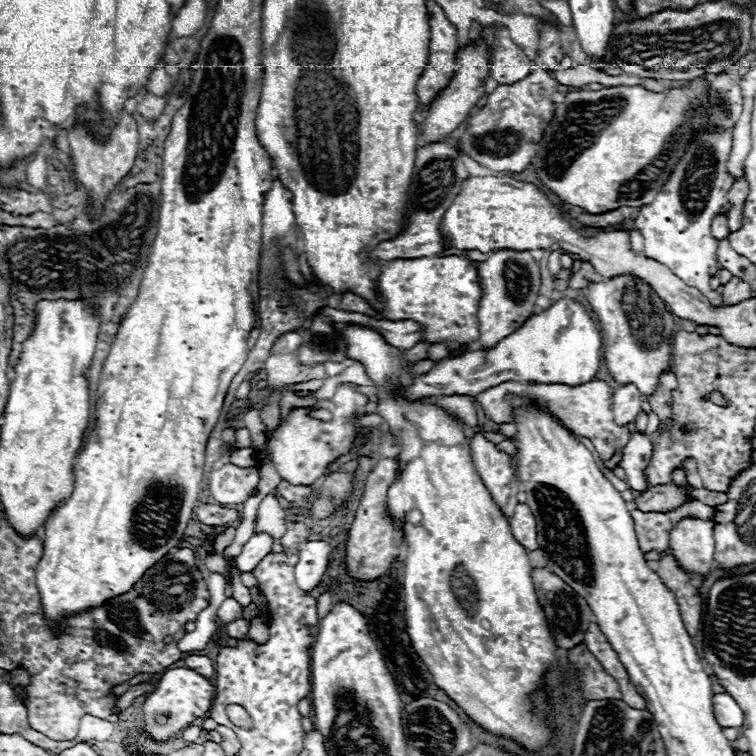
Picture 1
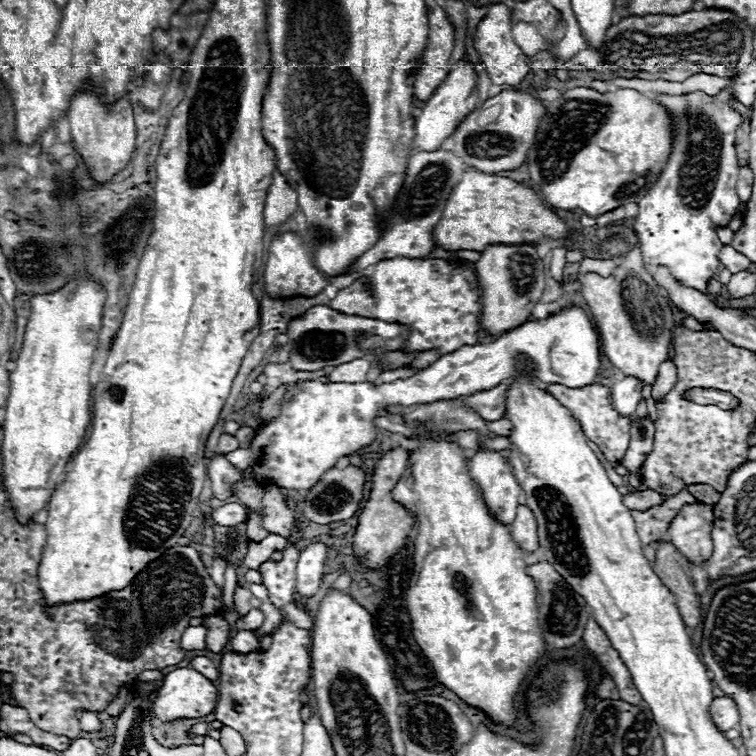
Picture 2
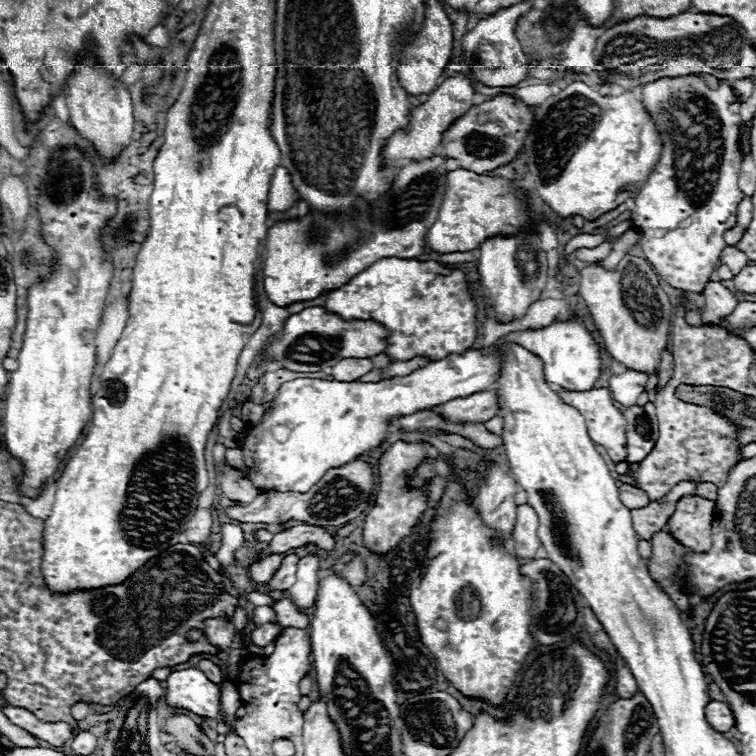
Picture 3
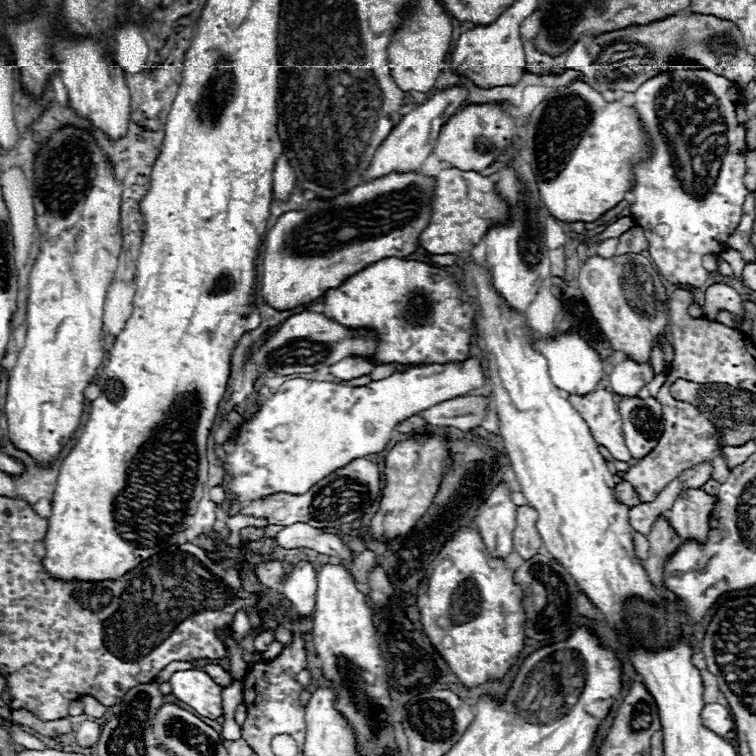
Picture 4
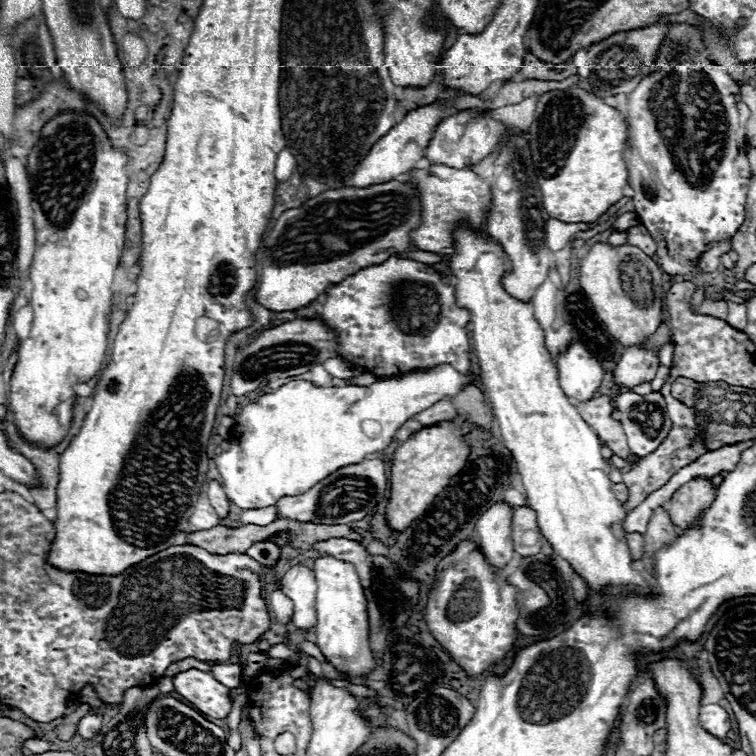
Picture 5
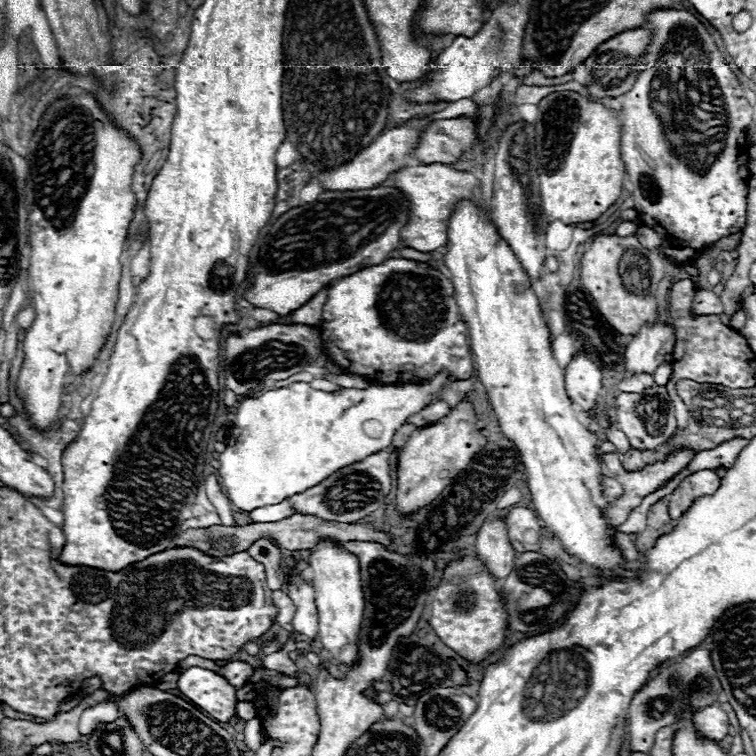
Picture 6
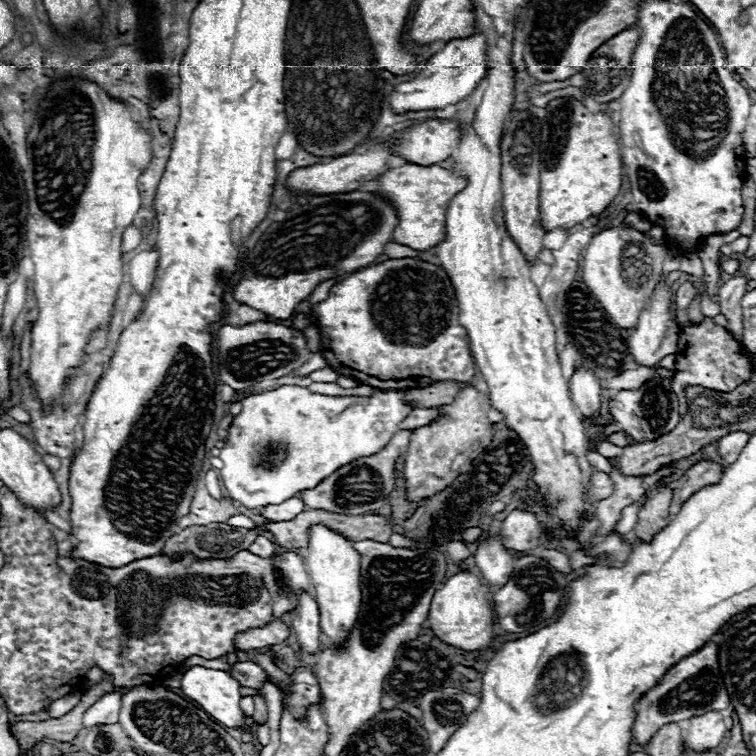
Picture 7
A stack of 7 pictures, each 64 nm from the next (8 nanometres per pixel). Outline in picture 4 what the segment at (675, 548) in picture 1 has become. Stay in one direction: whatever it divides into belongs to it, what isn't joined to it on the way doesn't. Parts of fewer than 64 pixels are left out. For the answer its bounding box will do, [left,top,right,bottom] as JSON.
[666,488,716,540]

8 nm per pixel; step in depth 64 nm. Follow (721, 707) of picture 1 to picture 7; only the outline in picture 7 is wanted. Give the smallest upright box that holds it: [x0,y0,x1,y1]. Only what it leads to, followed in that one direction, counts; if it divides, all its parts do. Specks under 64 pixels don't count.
[684,712,728,752]

